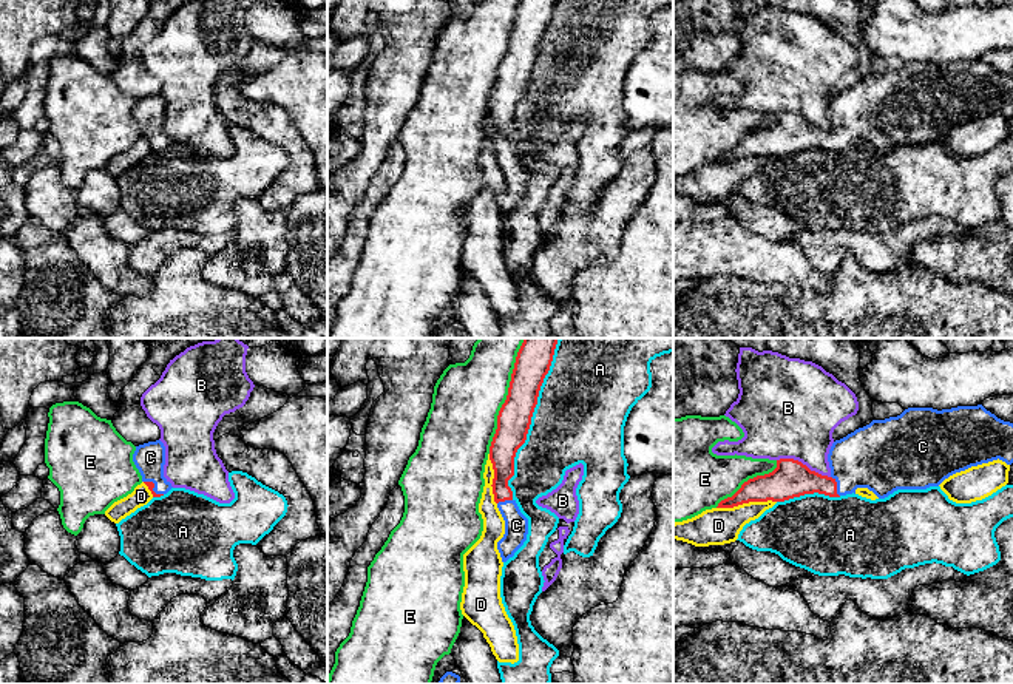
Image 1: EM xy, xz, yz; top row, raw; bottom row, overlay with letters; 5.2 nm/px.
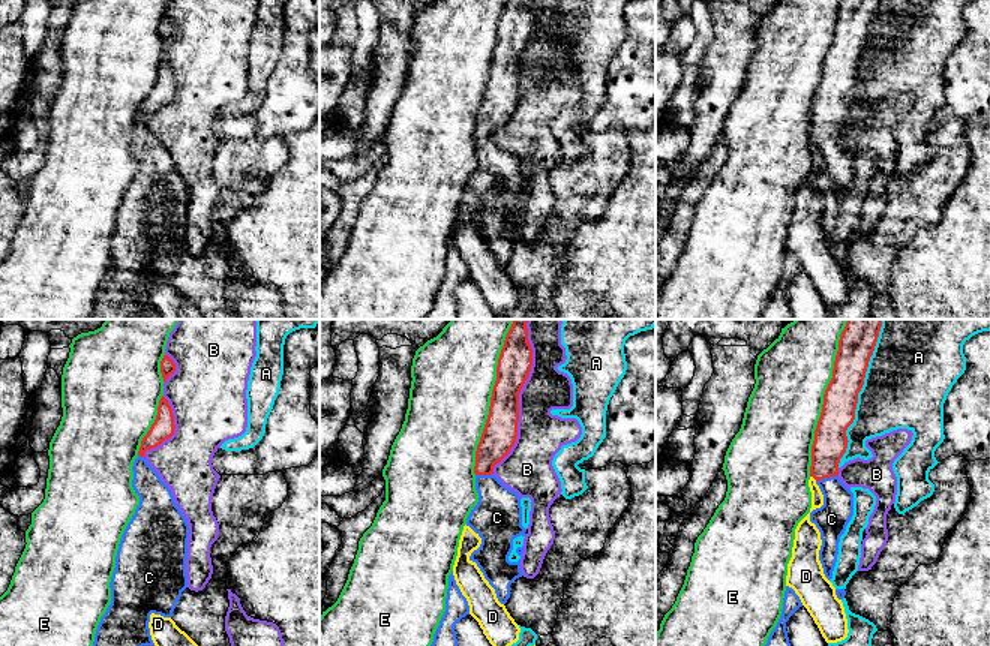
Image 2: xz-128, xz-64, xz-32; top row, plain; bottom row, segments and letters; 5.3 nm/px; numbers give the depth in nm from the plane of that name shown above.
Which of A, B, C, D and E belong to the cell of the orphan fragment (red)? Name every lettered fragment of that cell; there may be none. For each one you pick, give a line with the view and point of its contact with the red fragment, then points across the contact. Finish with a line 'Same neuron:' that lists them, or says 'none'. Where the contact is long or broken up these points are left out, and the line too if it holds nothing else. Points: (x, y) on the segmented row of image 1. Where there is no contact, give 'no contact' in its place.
C: meets red in yz at (836, 487); runs through yz (791, 479), (836, 487), (860, 462), (873, 457)
Same neuron: C

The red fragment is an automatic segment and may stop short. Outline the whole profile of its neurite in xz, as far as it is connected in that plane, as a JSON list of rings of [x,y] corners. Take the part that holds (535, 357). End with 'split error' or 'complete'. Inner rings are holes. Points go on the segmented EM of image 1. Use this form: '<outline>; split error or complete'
[[[523,338],[490,446],[490,460],[494,469],[491,485],[494,502],[505,520],[505,534],[497,542],[502,562],[513,557],[527,540],[528,519],[513,499],[508,480],[514,476],[514,457],[527,440],[539,391],[550,371],[557,340]]]; split error

